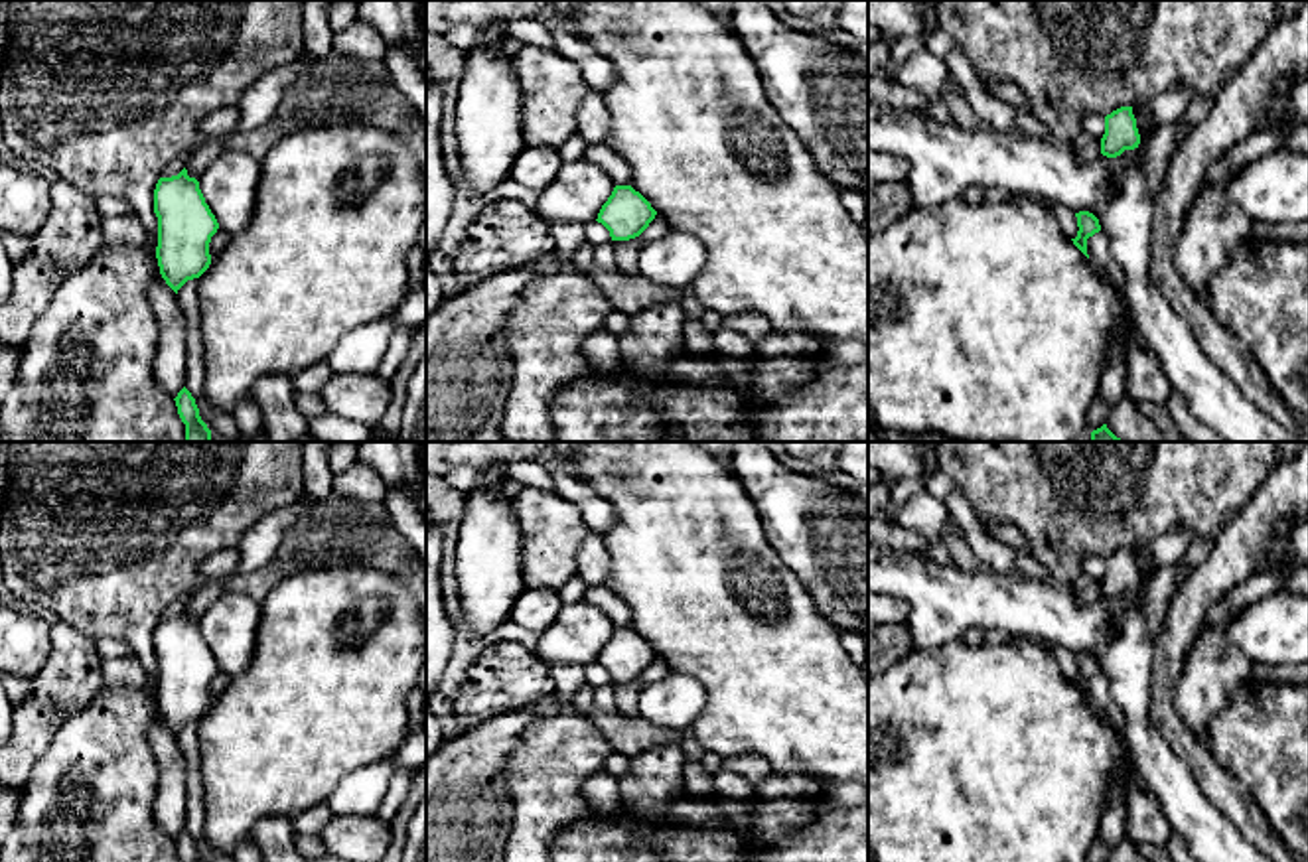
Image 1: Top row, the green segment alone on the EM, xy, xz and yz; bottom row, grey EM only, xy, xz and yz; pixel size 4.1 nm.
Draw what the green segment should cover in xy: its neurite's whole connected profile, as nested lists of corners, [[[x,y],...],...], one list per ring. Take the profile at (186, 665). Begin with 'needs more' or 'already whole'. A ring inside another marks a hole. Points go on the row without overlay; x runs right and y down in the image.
already whole; [[[183,610],[178,617],[160,619],[154,631],[158,659],[156,700],[166,726],[178,732],[199,720],[211,706],[209,684],[219,665]]]

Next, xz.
already whole; [[[616,627],[596,663],[610,673],[612,682],[629,682],[639,679],[655,657],[657,653],[639,633],[631,627]]]

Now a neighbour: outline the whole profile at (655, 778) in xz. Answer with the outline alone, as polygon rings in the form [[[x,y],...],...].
[[[667,744],[629,759],[629,771],[619,779],[621,805],[635,811],[653,811],[681,799],[685,789],[685,752]]]

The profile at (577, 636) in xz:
[[[586,600],[564,604],[556,619],[537,635],[537,643],[531,651],[546,667],[586,667],[598,661],[614,629],[616,625],[610,617]]]

